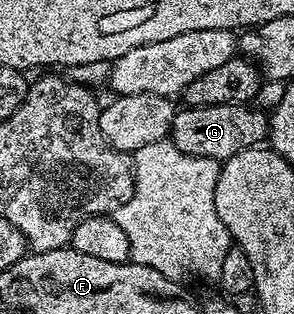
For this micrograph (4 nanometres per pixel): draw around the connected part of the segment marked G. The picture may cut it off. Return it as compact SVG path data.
M213 104L212 106L187 106L176 109L171 125L169 141L181 148L189 156L216 158L220 164L228 158L237 156L242 150L254 150L269 138L269 118L262 109L251 104L230 106Z

